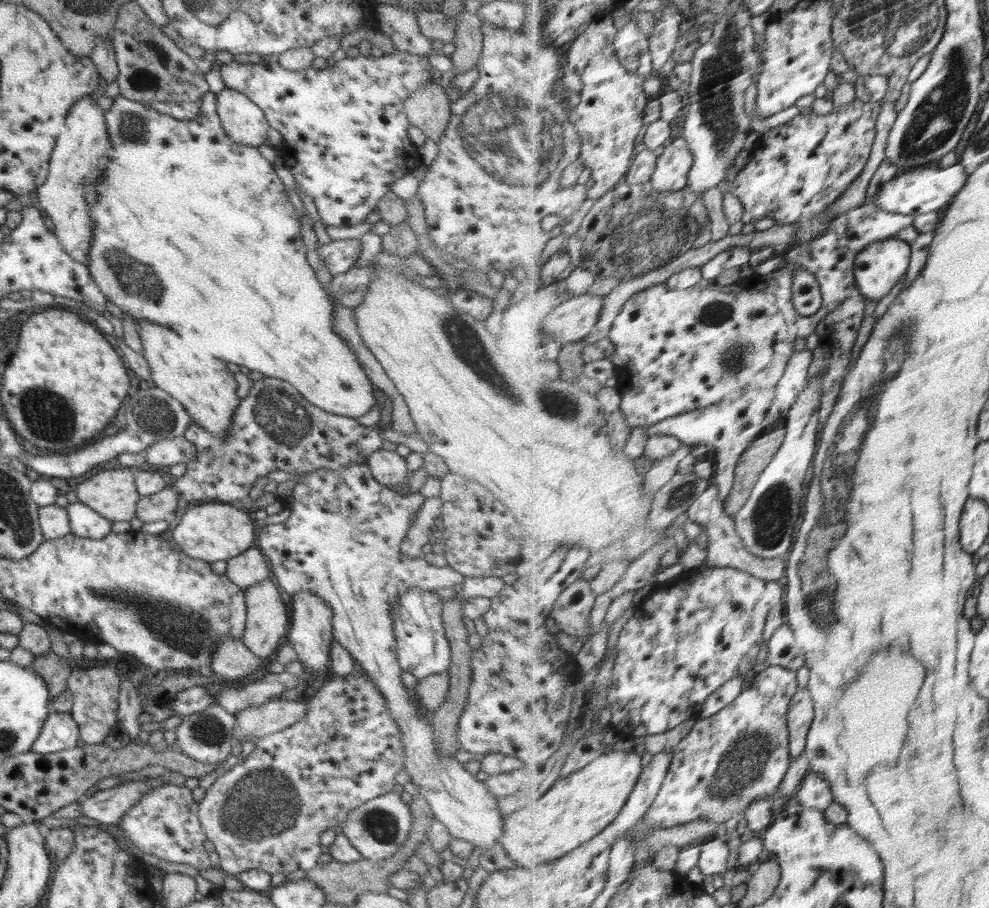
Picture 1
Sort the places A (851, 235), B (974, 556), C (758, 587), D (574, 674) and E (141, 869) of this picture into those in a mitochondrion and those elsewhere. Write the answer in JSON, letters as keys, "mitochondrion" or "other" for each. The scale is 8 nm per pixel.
{"A":"other","B":"other","C":"other","D":"other","E":"other"}

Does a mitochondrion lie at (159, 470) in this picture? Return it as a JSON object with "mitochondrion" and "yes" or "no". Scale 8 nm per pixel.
{"mitochondrion":"no"}

